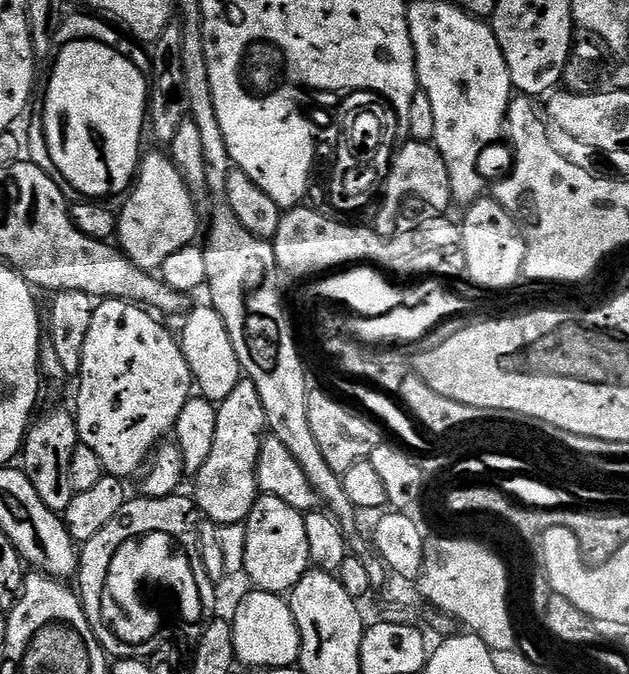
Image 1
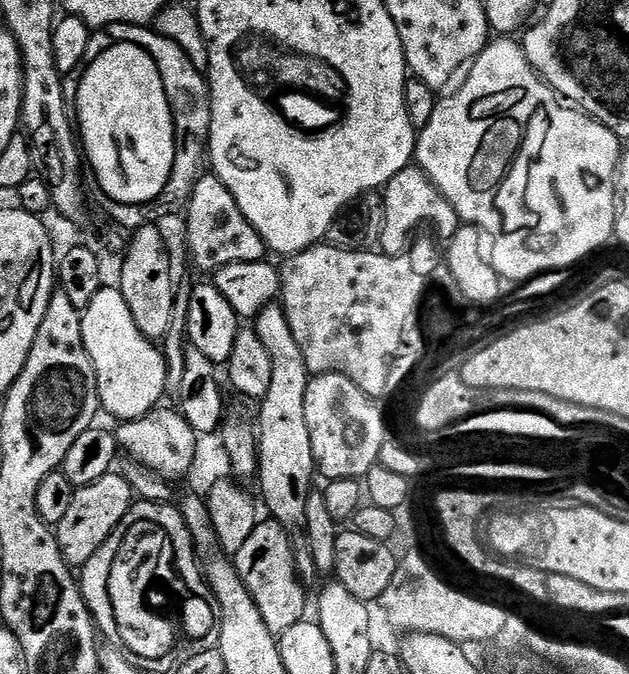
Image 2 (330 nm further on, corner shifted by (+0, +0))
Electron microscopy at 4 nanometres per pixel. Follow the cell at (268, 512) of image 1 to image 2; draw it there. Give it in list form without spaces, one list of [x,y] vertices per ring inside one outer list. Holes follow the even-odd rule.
[[[261,519],[234,556],[234,563],[246,590],[250,590],[250,598],[254,598],[254,606],[258,606],[258,614],[262,614],[262,622],[274,634],[290,630],[290,626],[305,619],[304,607],[307,604],[309,607],[310,600],[304,597],[304,588],[300,585],[302,577],[296,570],[292,537],[278,521]]]

